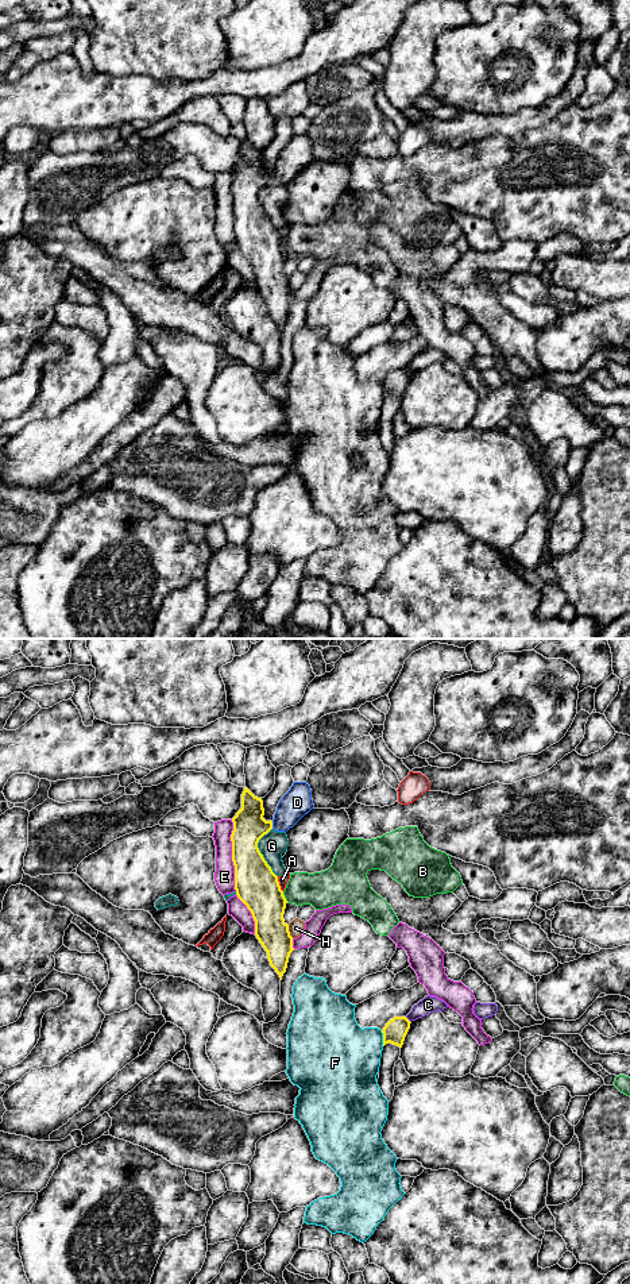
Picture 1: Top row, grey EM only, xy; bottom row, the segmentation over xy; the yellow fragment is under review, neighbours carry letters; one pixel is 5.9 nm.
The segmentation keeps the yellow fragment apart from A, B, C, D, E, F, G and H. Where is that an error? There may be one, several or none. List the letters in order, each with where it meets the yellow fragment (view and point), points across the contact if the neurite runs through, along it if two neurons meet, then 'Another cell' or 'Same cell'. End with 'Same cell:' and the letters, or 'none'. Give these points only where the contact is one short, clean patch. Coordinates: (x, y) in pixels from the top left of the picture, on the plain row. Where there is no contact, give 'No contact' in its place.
A: Touches yellow at xy (278, 236). Boundary: xy (277, 228), (282, 243). Another cell
B: Touches yellow at xy (283, 249). Another cell
C: Touches yellow at xy (408, 371). Boundary: xy (405, 369), (410, 374). Another cell
D: Touches yellow at xy (271, 177). Another cell
E: Touches yellow at xy (232, 207). Another cell
F: Touches yellow at xy (383, 390). Another cell
G: Touches yellow at xy (259, 204). Another cell
H: Touches yellow at xy (289, 284). Boundary: xy (288, 277), (288, 282), (293, 289). Another cell
Same cell: none

